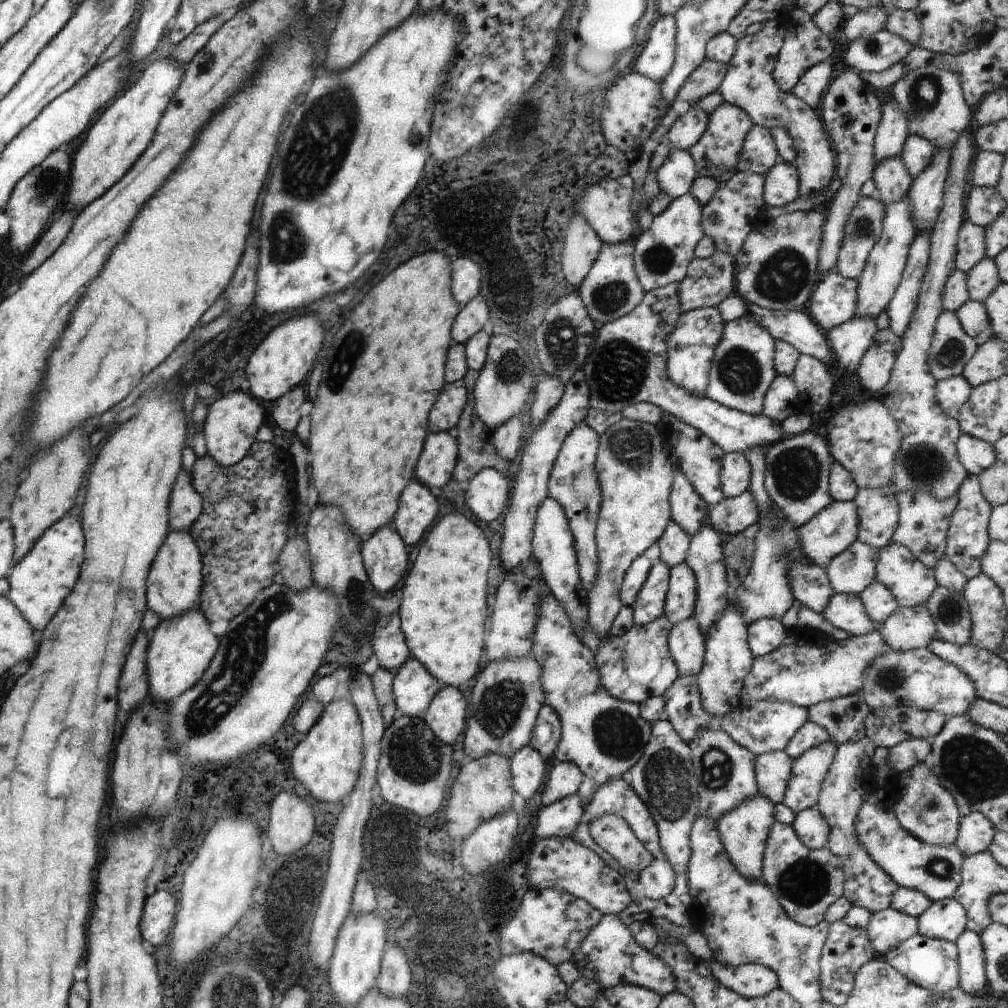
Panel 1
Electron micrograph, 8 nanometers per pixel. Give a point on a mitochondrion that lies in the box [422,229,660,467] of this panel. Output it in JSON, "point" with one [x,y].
{"point":[618,370]}

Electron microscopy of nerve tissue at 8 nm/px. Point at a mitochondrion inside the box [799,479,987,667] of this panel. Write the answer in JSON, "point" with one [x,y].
{"point":[950,611]}

